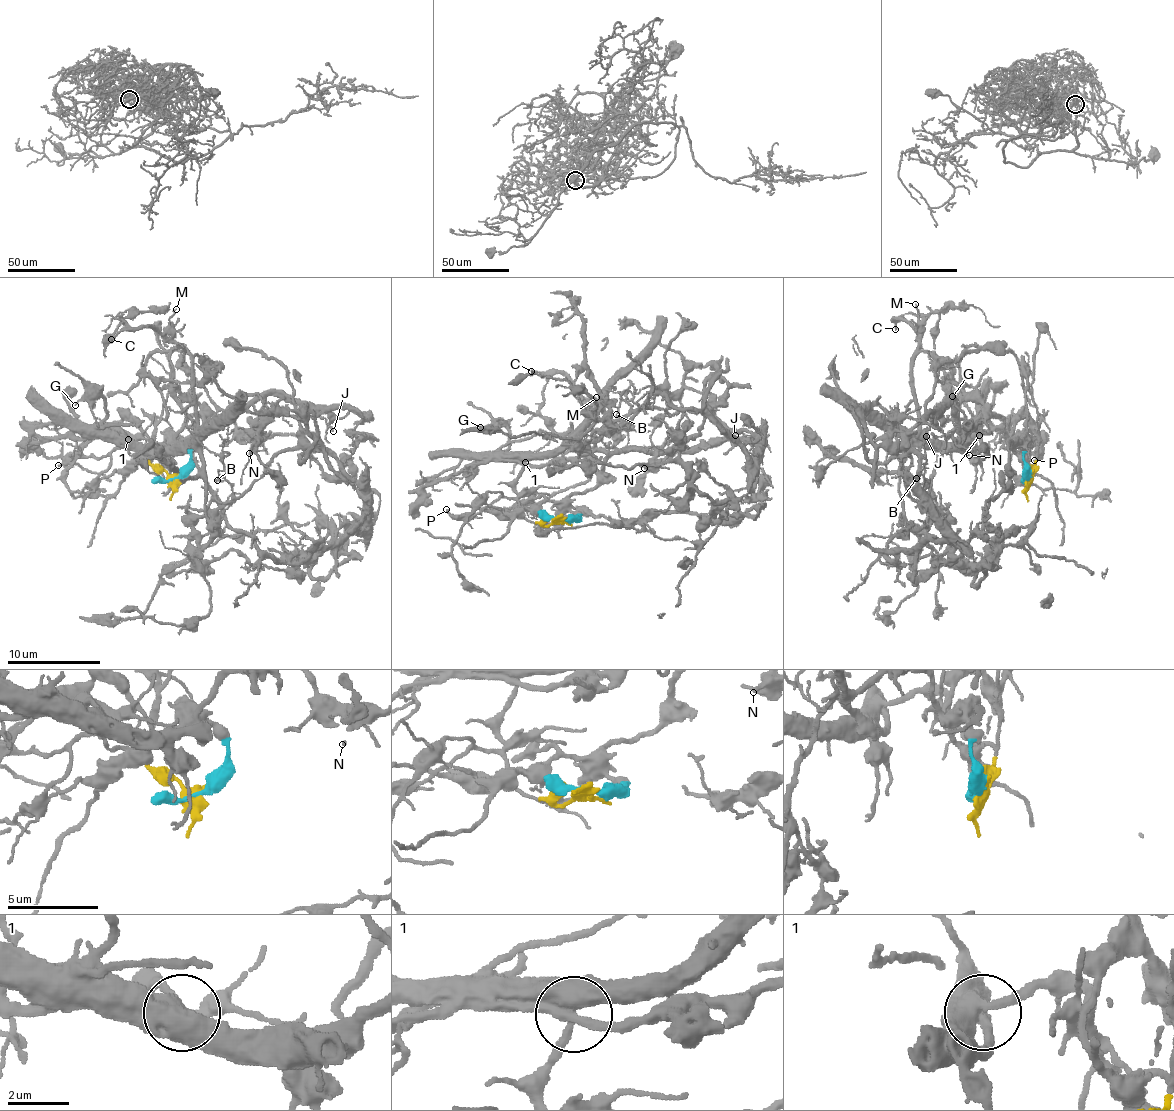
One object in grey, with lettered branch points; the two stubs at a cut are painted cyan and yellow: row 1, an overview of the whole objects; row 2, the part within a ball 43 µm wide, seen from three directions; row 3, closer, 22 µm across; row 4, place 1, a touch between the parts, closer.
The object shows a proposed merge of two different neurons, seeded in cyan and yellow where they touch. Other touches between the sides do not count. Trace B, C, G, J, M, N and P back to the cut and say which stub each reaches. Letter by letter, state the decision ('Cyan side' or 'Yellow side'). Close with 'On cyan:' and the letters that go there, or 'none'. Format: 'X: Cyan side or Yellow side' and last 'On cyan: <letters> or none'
B: Cyan side
C: Yellow side
G: Yellow side
J: Cyan side
M: Yellow side
N: Cyan side
P: Yellow side
On cyan: B, J, N

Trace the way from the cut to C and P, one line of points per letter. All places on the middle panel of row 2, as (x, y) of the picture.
C: (561, 519), (531, 522), (516, 478), (608, 400), (587, 404), (566, 375), (532, 370)
P: (561, 519), (531, 522), (511, 498), (492, 500), (475, 514), (454, 514), (447, 510)

